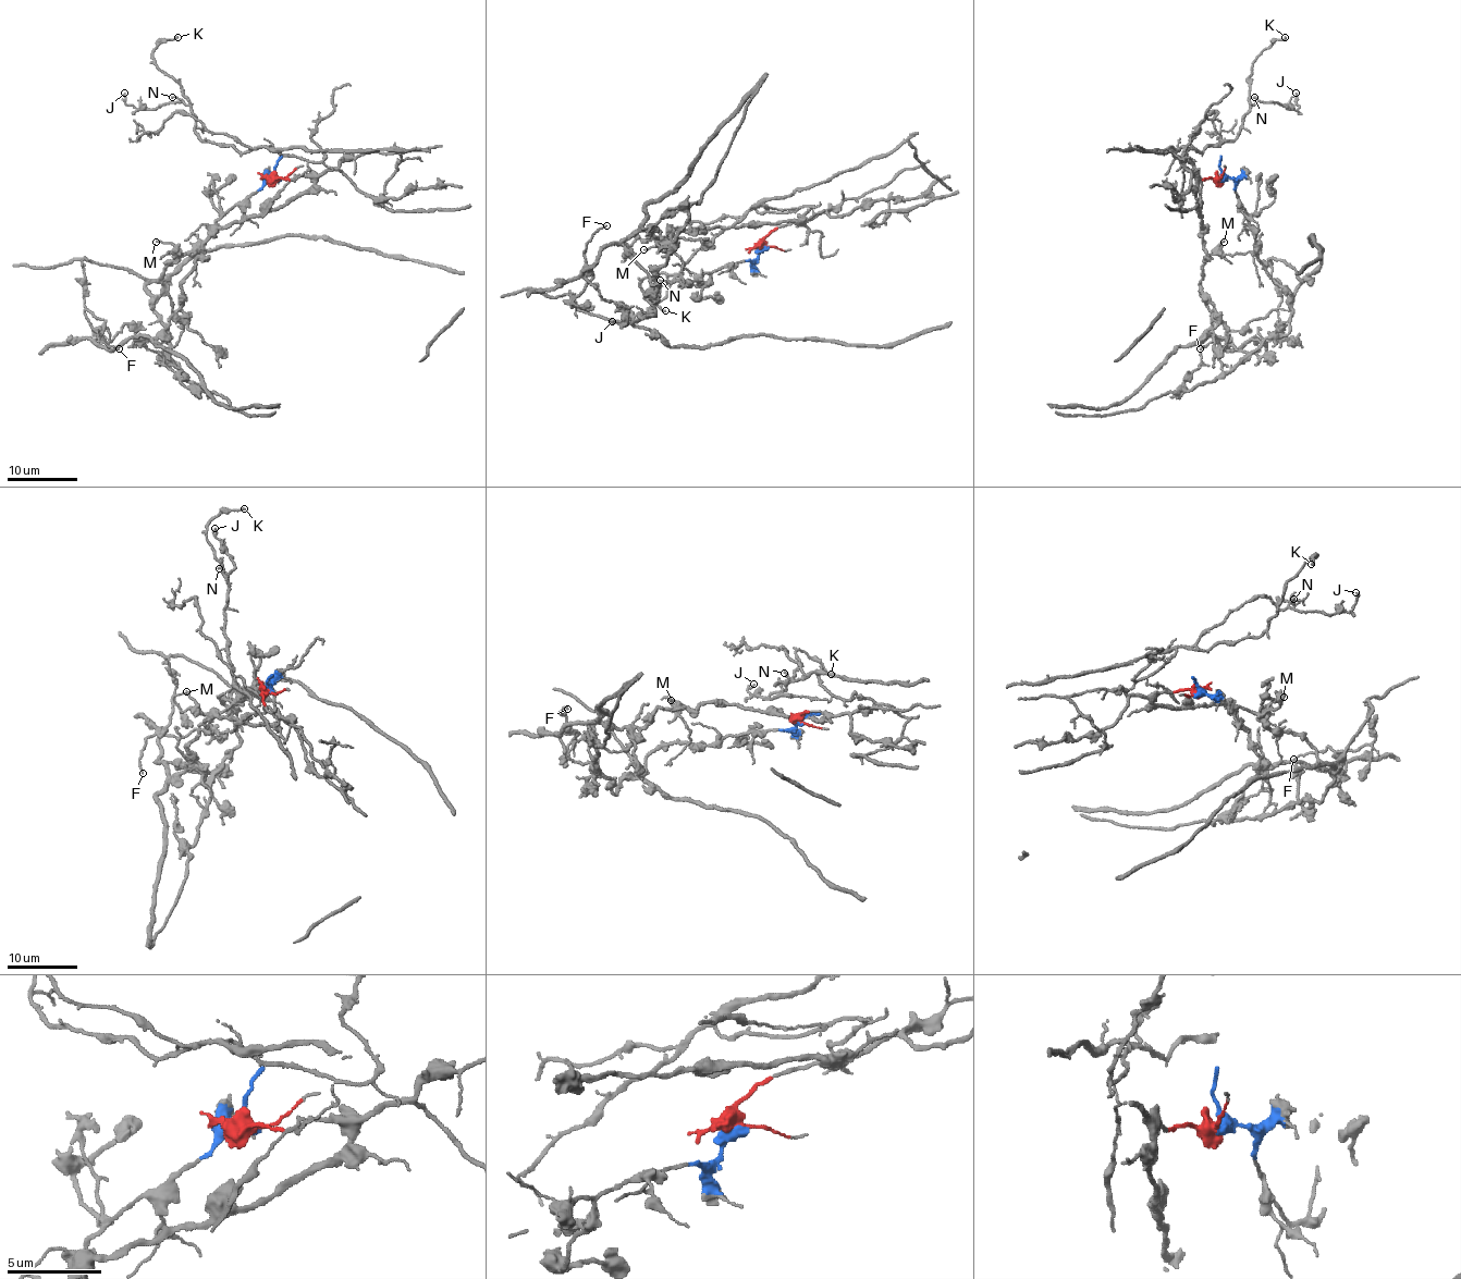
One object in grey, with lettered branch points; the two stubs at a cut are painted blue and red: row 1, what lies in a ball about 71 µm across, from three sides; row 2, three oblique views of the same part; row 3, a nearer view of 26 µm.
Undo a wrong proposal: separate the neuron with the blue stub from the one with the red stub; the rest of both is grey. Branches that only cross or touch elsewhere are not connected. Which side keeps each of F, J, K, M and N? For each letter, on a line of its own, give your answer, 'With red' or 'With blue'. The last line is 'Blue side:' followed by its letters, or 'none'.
F: With blue
J: With red
K: With red
M: With blue
N: With red
Blue side: F, M

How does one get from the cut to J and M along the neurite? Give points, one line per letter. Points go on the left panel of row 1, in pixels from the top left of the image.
J: (274, 179), (332, 169), (270, 147), (242, 152), (204, 142), (182, 101), (136, 109), (125, 103), (124, 93)
M: (274, 179), (223, 214), (195, 254), (182, 255), (170, 243), (156, 241)

